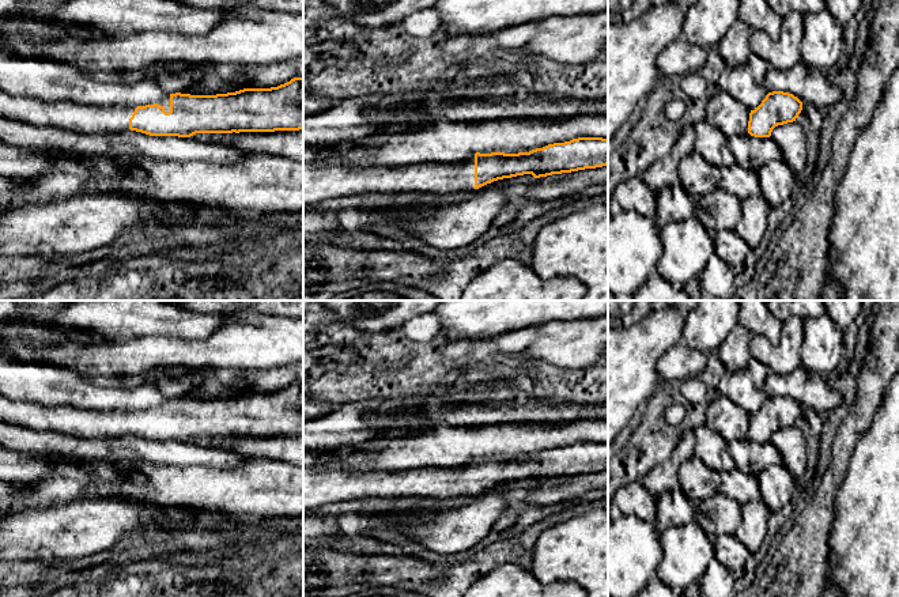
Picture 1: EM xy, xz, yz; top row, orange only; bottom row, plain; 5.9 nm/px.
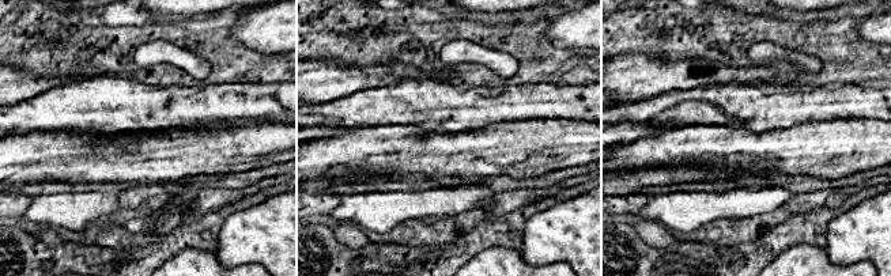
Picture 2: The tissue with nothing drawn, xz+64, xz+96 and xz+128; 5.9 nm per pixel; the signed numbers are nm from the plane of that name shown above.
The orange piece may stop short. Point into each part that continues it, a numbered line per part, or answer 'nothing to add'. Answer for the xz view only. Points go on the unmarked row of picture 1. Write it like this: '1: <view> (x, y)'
1: xz (321, 484)

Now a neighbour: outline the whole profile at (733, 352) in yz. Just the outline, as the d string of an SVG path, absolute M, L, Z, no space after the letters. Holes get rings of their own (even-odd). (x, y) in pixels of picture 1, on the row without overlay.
M739 324L724 340L717 354L726 373L736 373L751 360L749 341L752 333Z

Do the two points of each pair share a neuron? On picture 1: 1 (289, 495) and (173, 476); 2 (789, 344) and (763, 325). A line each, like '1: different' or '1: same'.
1: same
2: different

